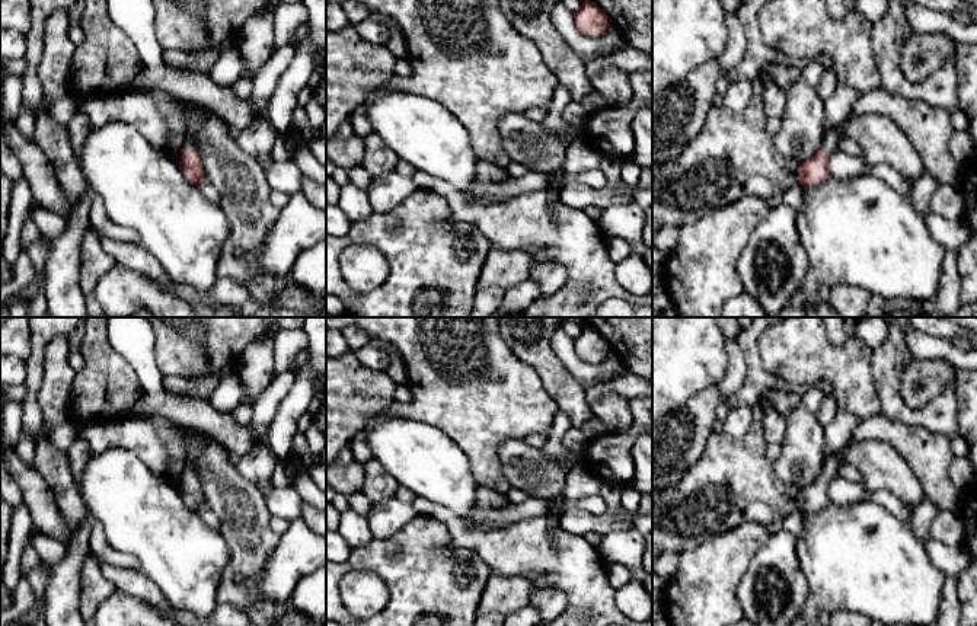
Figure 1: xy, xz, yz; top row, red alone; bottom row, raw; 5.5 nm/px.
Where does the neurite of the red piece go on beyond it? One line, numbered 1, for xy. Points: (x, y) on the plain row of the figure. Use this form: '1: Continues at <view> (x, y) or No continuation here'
1: Continues at xy (188, 469)

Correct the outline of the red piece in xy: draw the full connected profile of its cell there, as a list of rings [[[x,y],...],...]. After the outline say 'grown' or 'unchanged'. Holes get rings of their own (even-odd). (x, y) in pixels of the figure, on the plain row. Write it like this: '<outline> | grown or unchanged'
[[[185,459],[183,475],[179,483],[179,494],[185,505],[192,511],[198,511],[204,505],[204,492],[201,488],[201,480],[188,459]]] | grown

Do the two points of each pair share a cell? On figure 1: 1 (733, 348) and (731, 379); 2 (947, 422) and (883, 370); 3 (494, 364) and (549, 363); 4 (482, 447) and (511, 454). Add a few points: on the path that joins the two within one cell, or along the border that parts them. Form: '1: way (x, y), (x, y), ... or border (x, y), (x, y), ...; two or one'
1: way (734, 355), (734, 371); one
2: way (926, 417), (913, 417), (890, 390); one
3: border (501, 338), (520, 360), (536, 371), (545, 390); two
4: border (523, 438), (498, 449), (510, 482); two

